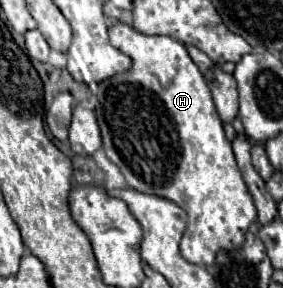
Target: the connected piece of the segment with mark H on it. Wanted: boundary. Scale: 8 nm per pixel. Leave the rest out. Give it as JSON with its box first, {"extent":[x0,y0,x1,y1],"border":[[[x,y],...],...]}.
{"extent":[97,22,257,266],"border":[[[115,22],[109,26],[109,42],[119,48],[123,54],[127,54],[131,58],[131,68],[127,72],[121,72],[121,74],[115,74],[107,80],[103,80],[99,84],[99,102],[101,102],[101,108],[97,108],[97,122],[99,122],[99,128],[101,128],[101,136],[103,136],[103,150],[107,154],[107,158],[119,166],[127,186],[135,188],[135,190],[141,190],[145,194],[157,194],[157,196],[163,196],[171,202],[175,202],[177,206],[181,206],[189,220],[187,220],[187,230],[183,232],[183,238],[181,238],[181,256],[191,262],[191,264],[199,264],[199,266],[211,266],[213,264],[213,254],[217,254],[217,250],[233,250],[233,246],[241,246],[241,242],[245,242],[245,232],[249,230],[249,226],[257,220],[257,208],[253,204],[253,198],[241,178],[241,172],[237,168],[237,162],[235,162],[235,156],[233,156],[233,150],[231,150],[231,144],[227,142],[225,138],[225,132],[223,132],[223,122],[221,118],[217,118],[217,110],[213,106],[213,98],[211,98],[211,92],[209,92],[209,86],[203,78],[203,74],[199,72],[199,68],[195,66],[195,62],[191,60],[191,56],[187,54],[187,48],[177,42],[175,38],[169,38],[169,36],[145,36],[141,32],[137,32],[133,26],[127,26],[127,24],[121,24],[121,22]]]}

